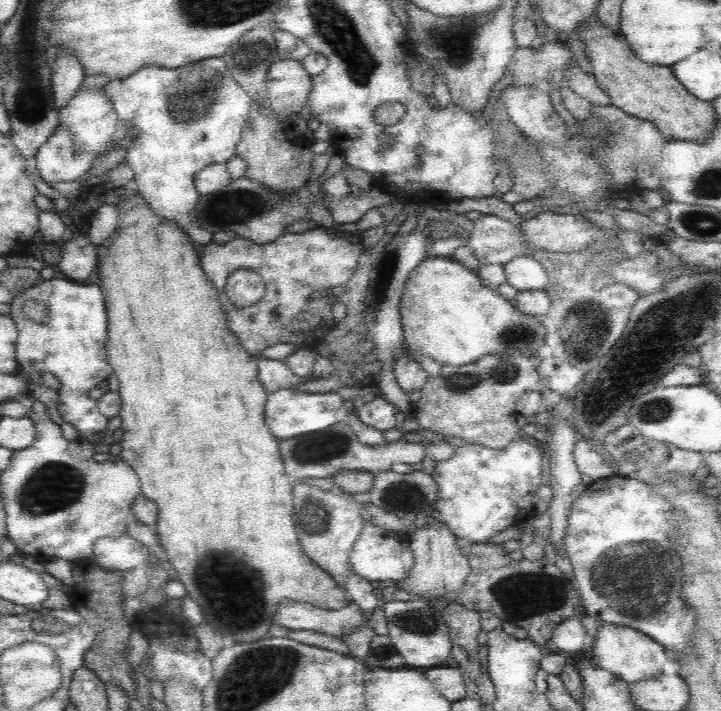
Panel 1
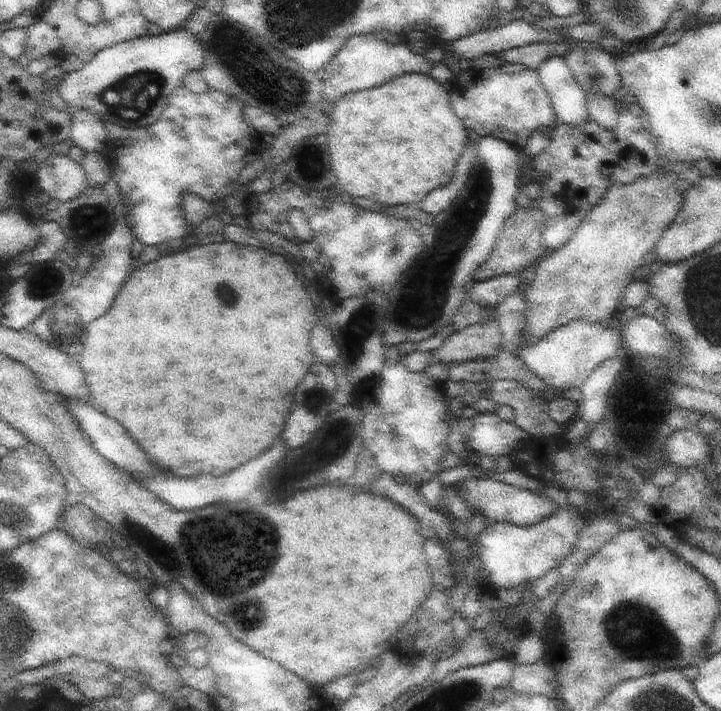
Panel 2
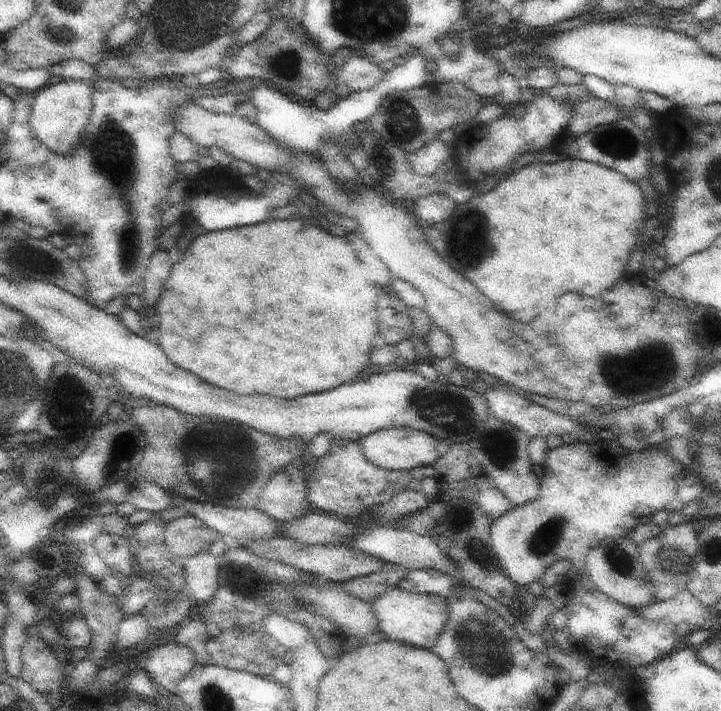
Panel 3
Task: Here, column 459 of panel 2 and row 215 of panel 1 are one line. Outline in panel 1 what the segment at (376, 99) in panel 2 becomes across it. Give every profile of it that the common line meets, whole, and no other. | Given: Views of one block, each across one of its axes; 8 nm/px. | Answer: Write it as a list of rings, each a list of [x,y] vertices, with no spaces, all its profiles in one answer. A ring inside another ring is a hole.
[[[135,189],[125,194],[115,206],[118,208],[118,226],[110,238],[105,238],[101,245],[97,246],[96,267],[98,284],[105,300],[107,362],[120,381],[119,416],[122,418],[120,426],[124,430],[120,442],[120,456],[136,471],[141,483],[141,494],[154,500],[158,506],[156,532],[160,544],[164,547],[166,560],[176,570],[177,578],[184,584],[187,595],[200,604],[204,612],[203,618],[208,618],[208,623],[218,626],[222,632],[230,632],[235,642],[264,638],[264,634],[273,624],[275,608],[282,599],[304,601],[318,608],[330,610],[340,610],[348,606],[351,601],[345,586],[336,582],[334,577],[312,562],[300,546],[294,524],[293,485],[286,476],[279,451],[279,440],[270,433],[265,422],[265,406],[269,394],[259,382],[256,358],[242,347],[236,333],[228,329],[228,315],[224,313],[218,289],[204,273],[196,244],[178,223],[158,215]]]

